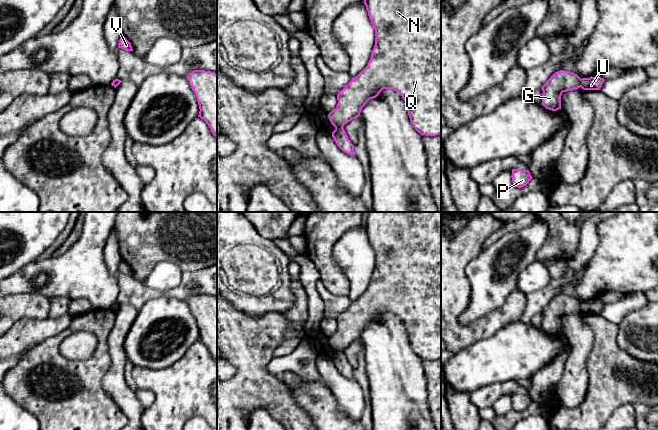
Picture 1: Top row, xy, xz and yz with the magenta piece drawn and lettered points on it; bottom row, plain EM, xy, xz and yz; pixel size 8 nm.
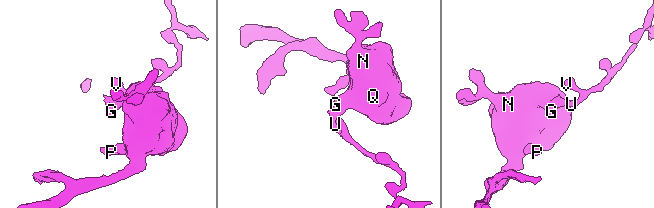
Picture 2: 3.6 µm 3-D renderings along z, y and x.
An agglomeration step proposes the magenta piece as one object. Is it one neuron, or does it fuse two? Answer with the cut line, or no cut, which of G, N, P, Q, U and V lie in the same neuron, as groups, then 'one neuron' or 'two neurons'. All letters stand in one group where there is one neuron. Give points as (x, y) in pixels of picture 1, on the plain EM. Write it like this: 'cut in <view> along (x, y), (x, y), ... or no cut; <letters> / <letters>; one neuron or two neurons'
cut in xz along (342, 350), (335, 352); G N P Q / U V; two neurons

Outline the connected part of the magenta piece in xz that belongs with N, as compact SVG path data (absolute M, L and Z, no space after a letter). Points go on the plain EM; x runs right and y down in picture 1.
M369 212L364 219L364 228L369 243L375 253L375 269L367 290L337 318L337 330L328 342L335 352L344 351L345 348L360 340L362 332L373 322L376 322L383 313L398 316L406 328L406 333L415 354L421 359L436 360L441 358L441 212Z

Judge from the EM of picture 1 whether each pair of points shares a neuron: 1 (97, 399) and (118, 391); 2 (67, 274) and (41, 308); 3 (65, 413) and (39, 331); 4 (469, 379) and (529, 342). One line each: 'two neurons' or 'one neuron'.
1: two neurons
2: two neurons
3: two neurons
4: one neuron

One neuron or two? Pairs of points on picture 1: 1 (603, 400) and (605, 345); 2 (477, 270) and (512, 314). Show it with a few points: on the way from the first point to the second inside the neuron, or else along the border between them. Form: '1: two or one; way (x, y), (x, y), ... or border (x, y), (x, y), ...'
1: one; way (605, 386), (605, 359)
2: two; border (516, 289), (507, 296), (500, 306), (483, 316)

